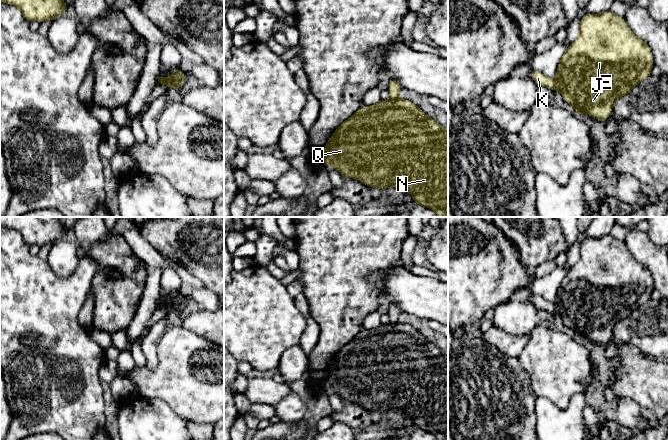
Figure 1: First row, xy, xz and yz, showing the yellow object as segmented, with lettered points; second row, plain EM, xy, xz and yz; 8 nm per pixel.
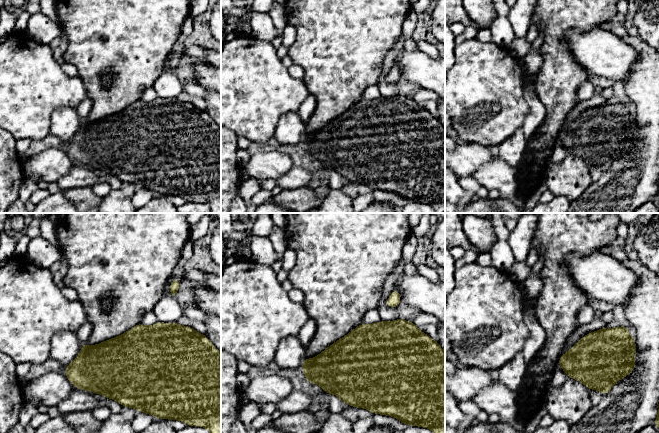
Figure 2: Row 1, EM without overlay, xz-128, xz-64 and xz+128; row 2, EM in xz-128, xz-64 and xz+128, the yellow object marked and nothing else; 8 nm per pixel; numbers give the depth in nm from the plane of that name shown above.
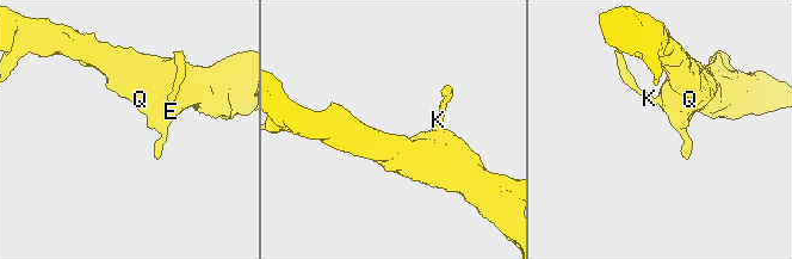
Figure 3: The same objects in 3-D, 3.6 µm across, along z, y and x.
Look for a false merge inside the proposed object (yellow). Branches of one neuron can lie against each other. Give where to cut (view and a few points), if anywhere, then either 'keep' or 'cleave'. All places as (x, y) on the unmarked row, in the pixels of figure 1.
cut in xz along (390, 322), (397, 323); cleave

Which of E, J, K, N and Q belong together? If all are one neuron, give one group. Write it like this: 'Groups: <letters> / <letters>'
Groups: E J N Q / K

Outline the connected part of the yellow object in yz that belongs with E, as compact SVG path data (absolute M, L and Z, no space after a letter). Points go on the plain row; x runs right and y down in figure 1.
M610 234L600 238L586 237L580 243L578 262L569 269L557 290L555 312L577 338L588 338L605 346L612 336L615 325L621 320L627 319L637 308L648 302L653 290L651 272L629 253L624 241L618 240Z

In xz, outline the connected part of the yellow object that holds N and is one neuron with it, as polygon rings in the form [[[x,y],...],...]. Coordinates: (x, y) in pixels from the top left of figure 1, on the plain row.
[[[396,323],[396,324],[381,324],[379,325],[377,328],[373,329],[373,330],[365,330],[362,329],[350,342],[348,342],[347,344],[345,344],[336,354],[335,356],[332,358],[330,364],[323,370],[324,372],[324,379],[323,379],[323,386],[324,388],[328,389],[329,391],[333,391],[335,393],[337,393],[341,399],[343,401],[351,401],[355,404],[361,405],[362,407],[364,407],[365,409],[367,409],[370,413],[377,411],[380,414],[387,412],[387,411],[400,411],[400,412],[404,412],[405,414],[407,414],[413,424],[415,425],[415,428],[424,430],[426,432],[430,432],[432,434],[434,434],[438,440],[448,440],[448,356],[446,355],[446,353],[444,351],[442,351],[441,349],[439,349],[435,343],[428,341],[421,333],[419,330],[415,329],[414,327],[412,327],[409,324],[406,323]]]

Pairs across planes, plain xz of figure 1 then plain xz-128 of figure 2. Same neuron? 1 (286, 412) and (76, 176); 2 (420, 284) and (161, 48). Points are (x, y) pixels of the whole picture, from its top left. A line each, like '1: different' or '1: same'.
1: same
2: different

